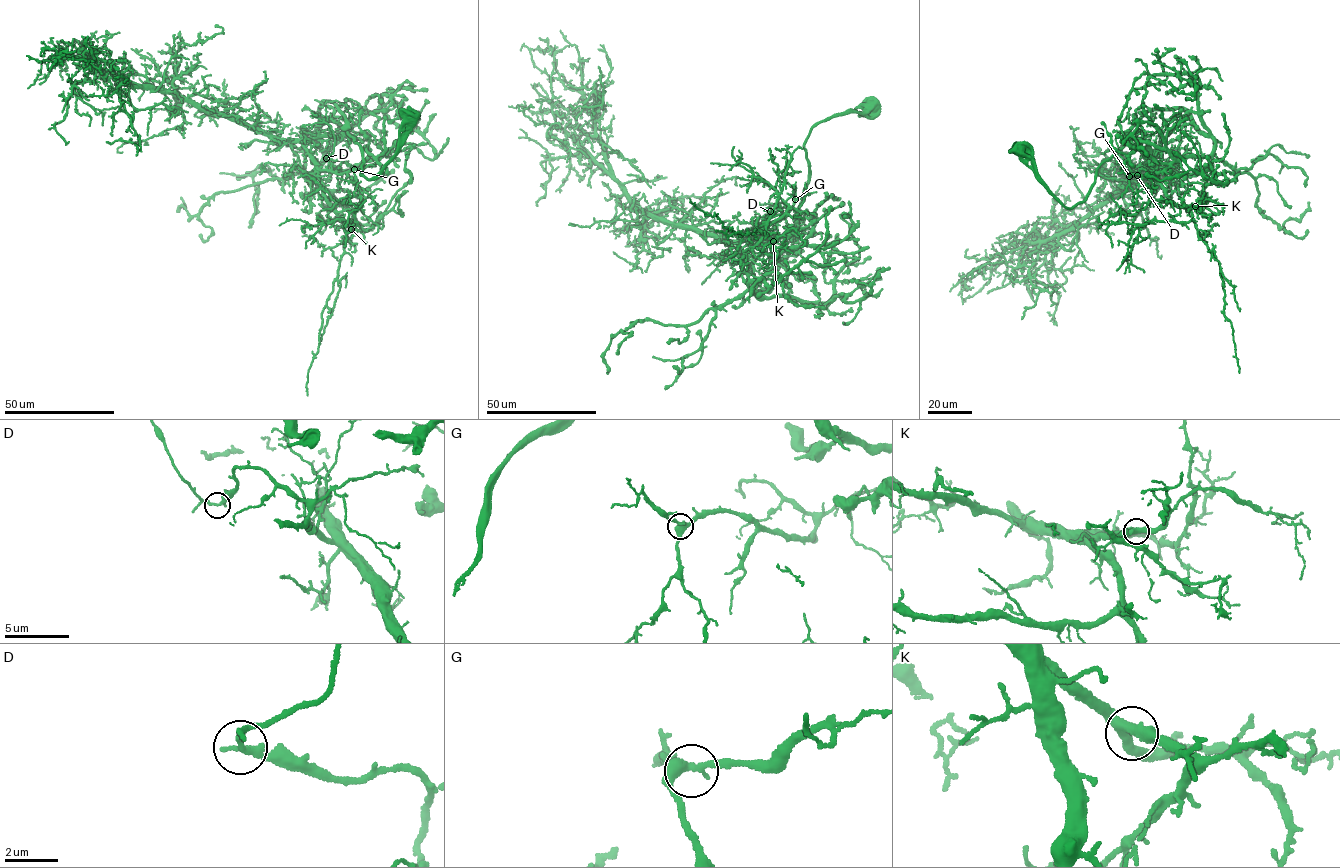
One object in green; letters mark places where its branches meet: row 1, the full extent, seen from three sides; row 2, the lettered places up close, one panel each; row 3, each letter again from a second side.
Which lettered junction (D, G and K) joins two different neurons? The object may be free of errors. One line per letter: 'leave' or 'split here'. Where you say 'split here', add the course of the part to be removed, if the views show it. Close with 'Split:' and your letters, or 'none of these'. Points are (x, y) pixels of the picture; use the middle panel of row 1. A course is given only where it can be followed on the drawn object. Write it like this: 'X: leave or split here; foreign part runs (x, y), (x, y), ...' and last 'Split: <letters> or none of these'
D: leave
G: leave
K: leave
Split: none of these

